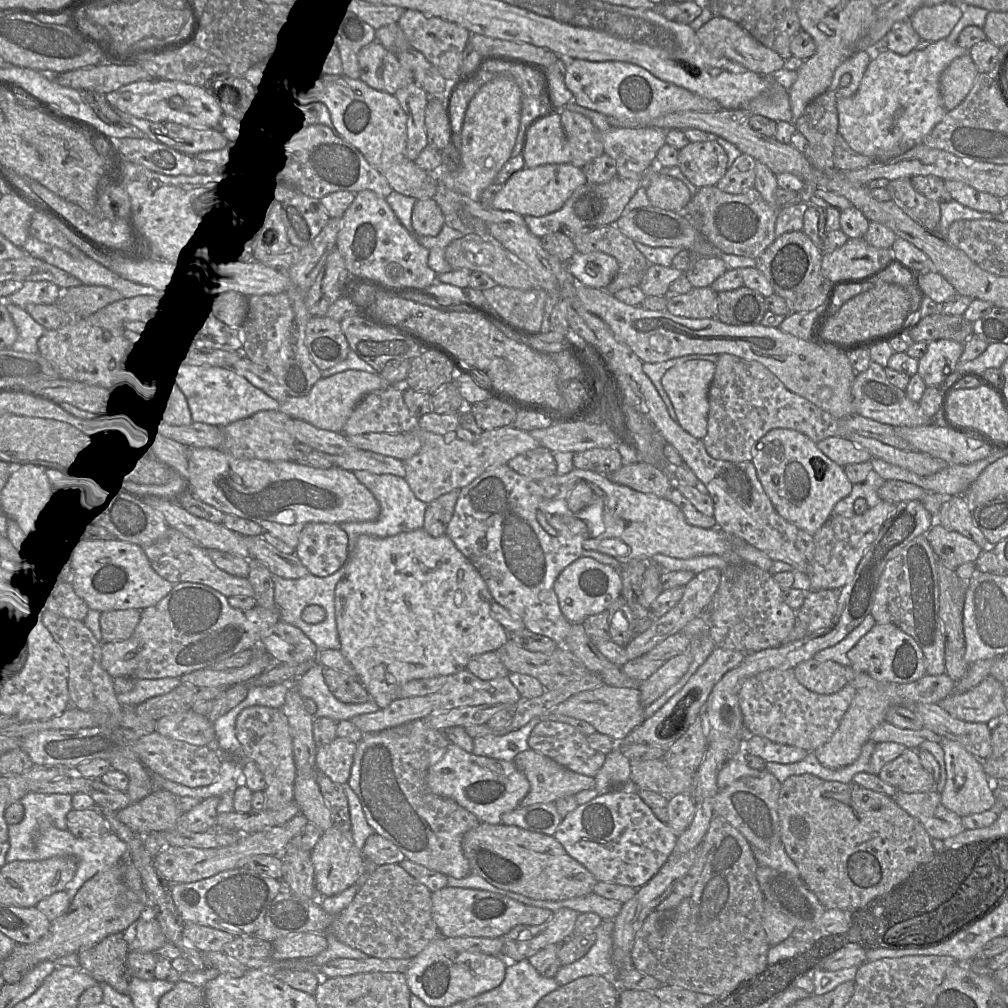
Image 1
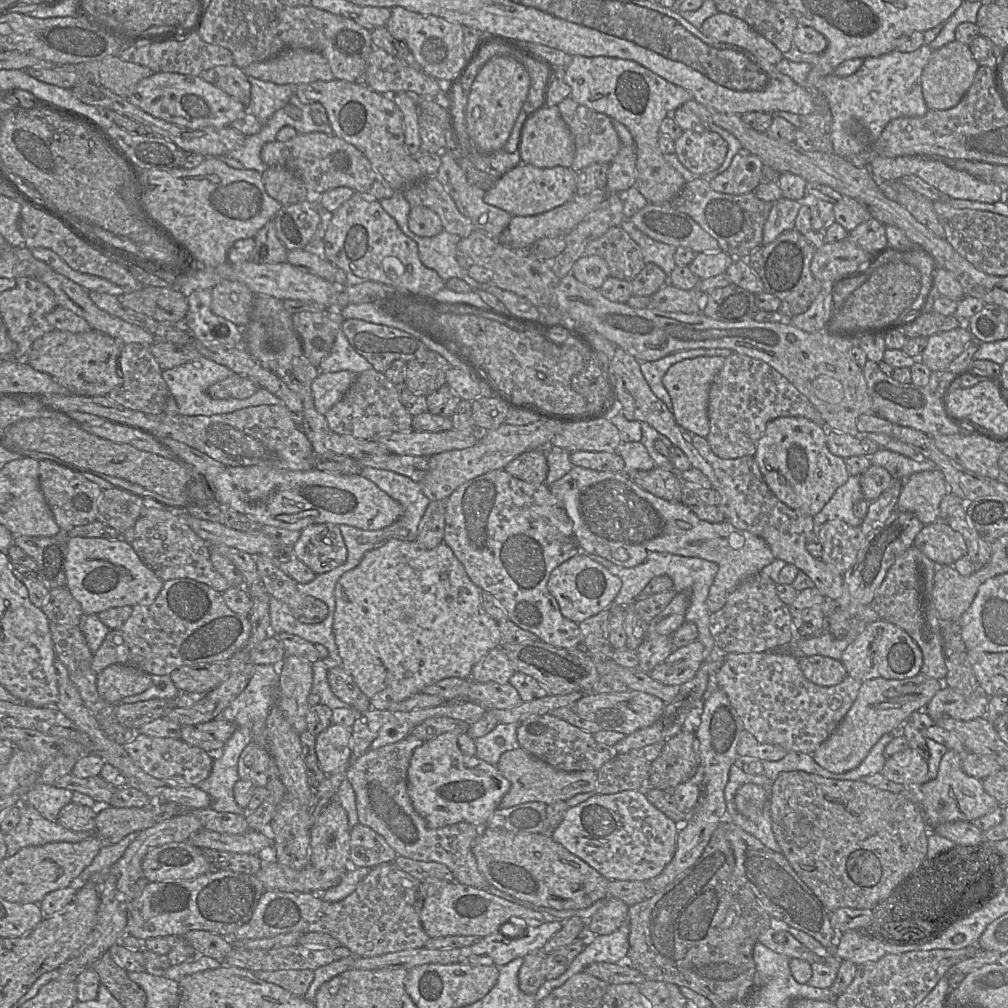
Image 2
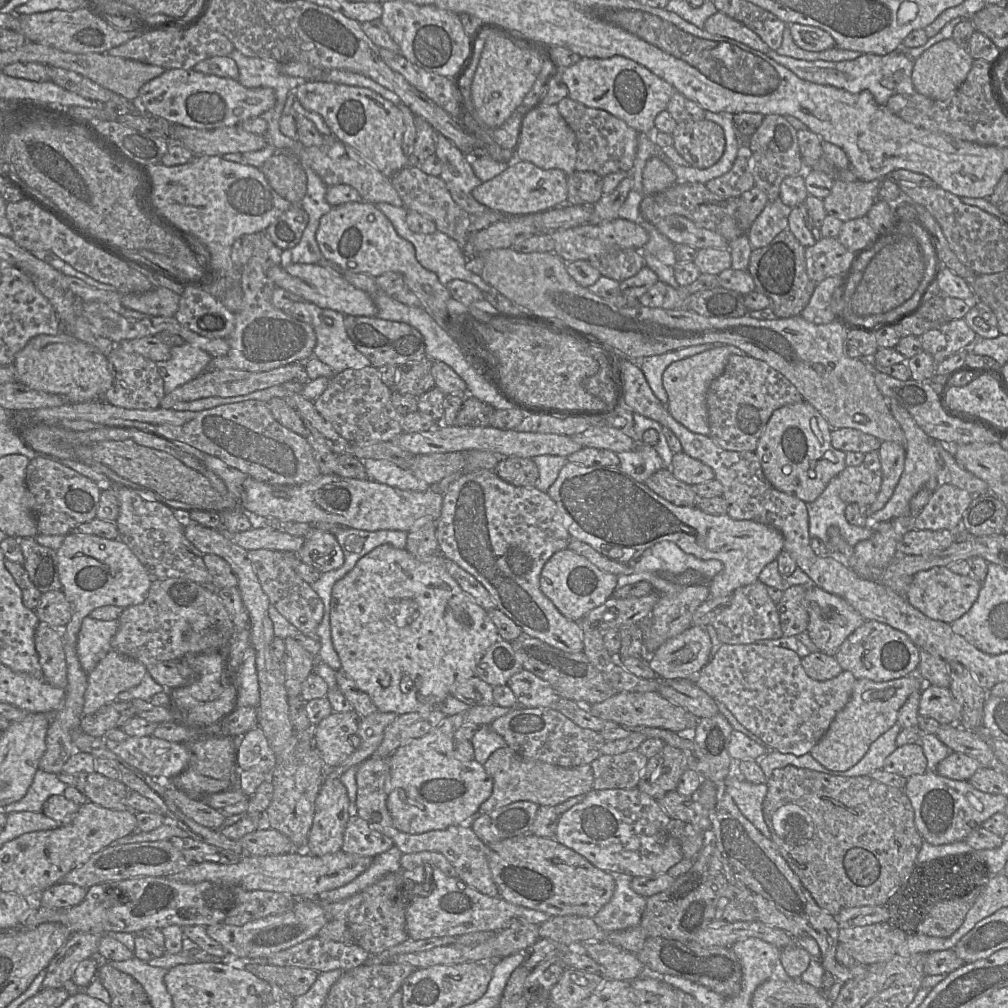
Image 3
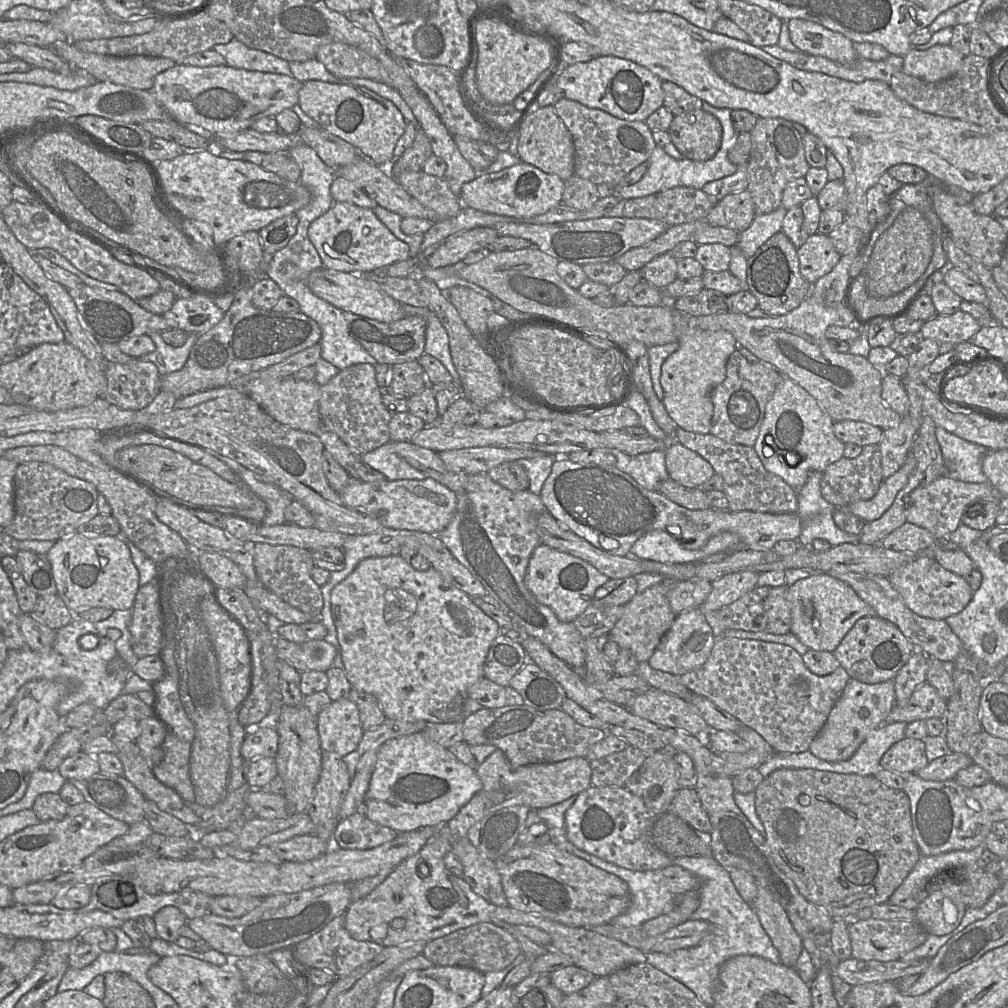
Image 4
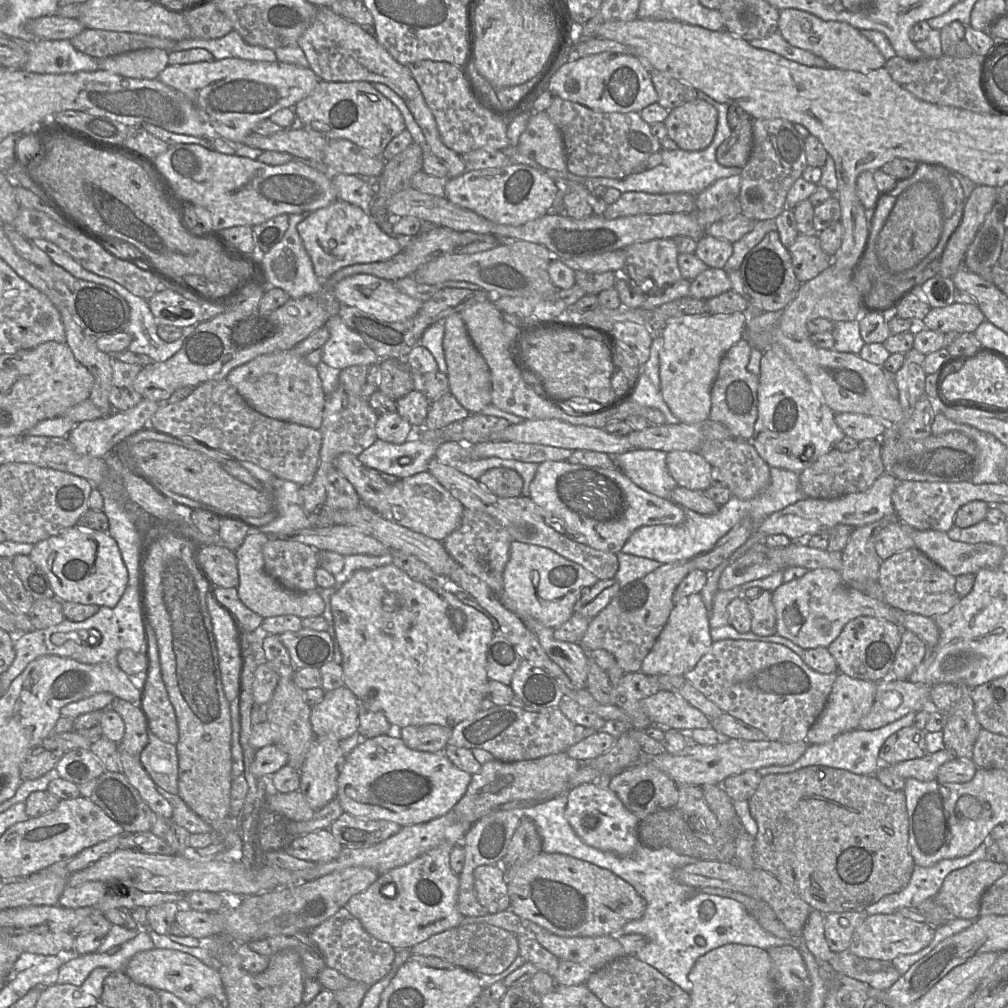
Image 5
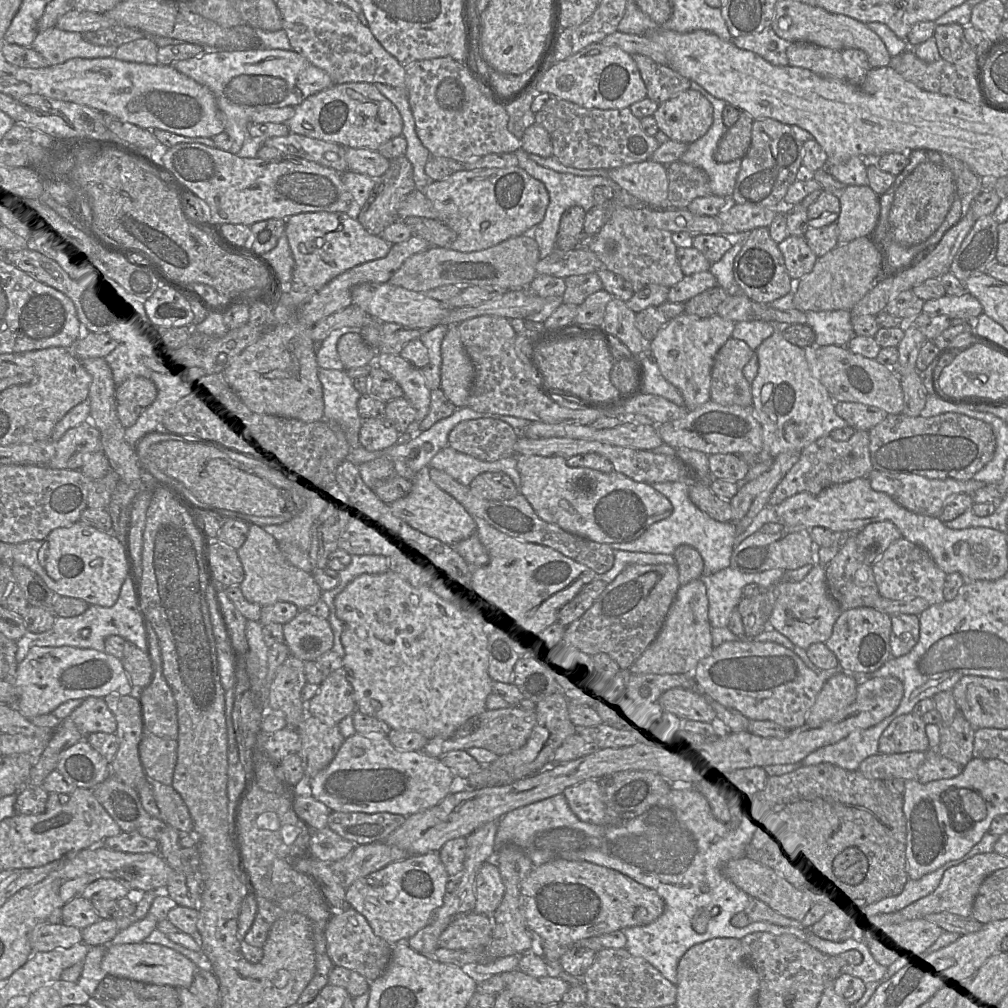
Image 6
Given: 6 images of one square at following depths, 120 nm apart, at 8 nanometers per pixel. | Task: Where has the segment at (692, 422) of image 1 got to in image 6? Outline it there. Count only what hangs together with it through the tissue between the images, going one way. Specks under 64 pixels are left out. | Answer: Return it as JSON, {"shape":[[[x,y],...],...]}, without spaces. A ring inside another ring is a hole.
{"shape":[[[681,314],[659,329],[650,341],[650,350],[663,377],[682,394],[688,410],[711,400],[711,371],[714,358],[726,341],[732,337],[735,322],[719,315],[697,318]]]}

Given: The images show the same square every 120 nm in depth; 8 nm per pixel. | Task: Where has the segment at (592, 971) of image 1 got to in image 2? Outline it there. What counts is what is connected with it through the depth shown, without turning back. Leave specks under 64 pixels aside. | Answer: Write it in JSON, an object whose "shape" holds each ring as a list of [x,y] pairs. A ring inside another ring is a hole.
{"shape":[[[629,919],[609,935],[591,936],[591,943],[574,959],[570,967],[558,978],[546,980],[534,994],[537,1002],[546,998],[555,988],[563,985],[570,977],[581,973],[596,962],[629,965]]]}

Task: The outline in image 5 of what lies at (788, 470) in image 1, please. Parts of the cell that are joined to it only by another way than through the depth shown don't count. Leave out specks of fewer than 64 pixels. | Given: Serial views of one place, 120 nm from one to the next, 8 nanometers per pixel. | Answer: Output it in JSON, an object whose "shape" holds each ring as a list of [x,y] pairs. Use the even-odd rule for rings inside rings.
{"shape":[[[778,344],[763,352],[758,388],[758,417],[750,440],[770,466],[797,474],[820,456],[836,448],[846,436],[835,422],[835,413],[822,400],[804,372]]]}

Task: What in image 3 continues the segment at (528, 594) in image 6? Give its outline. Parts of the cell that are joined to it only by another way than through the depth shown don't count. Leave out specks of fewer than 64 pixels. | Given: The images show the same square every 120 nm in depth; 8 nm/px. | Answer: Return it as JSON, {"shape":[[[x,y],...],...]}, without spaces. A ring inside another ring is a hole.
{"shape":[[[566,548],[554,553],[544,564],[539,587],[565,618],[580,621],[589,611],[612,597],[617,578],[618,576],[600,570],[585,557]]]}

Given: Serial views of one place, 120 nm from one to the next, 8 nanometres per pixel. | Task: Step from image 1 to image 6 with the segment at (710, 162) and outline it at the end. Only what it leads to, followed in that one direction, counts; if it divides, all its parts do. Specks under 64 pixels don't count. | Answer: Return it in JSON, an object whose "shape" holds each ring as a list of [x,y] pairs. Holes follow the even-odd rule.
{"shape":[[[690,88],[659,104],[653,116],[659,130],[669,139],[691,144],[709,130],[713,114],[712,104]]]}

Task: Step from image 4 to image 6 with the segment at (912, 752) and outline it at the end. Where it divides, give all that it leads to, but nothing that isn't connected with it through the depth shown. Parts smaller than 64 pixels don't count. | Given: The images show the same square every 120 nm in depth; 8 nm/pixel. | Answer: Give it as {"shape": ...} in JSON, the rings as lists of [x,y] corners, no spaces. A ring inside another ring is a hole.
{"shape":[[[913,712],[896,717],[879,740],[879,752],[883,754],[926,752],[928,749],[926,723]]]}

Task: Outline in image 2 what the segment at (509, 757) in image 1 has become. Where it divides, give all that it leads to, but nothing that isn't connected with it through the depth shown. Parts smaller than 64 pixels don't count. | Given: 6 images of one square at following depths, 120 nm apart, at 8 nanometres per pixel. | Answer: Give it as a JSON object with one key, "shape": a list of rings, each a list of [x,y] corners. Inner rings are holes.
{"shape":[[[498,723],[489,733],[474,739],[475,757],[496,766],[502,753],[520,747],[517,741],[519,723]]]}

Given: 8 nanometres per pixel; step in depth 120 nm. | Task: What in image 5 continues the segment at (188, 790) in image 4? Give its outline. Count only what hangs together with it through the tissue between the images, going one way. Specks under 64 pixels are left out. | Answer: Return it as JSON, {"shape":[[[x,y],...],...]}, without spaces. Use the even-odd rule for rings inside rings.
{"shape":[[[148,731],[148,743],[139,759],[157,786],[178,795],[179,760],[175,745],[162,741]]]}

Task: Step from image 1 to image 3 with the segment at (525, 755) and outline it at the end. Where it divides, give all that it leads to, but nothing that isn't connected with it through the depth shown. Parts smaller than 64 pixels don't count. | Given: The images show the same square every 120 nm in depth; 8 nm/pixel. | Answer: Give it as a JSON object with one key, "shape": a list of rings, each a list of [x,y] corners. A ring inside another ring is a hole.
{"shape":[[[507,746],[494,751],[483,767],[492,778],[493,789],[491,795],[480,805],[478,815],[517,801],[531,801],[539,806],[554,807],[593,789],[594,774],[591,764],[564,768],[522,757]]]}

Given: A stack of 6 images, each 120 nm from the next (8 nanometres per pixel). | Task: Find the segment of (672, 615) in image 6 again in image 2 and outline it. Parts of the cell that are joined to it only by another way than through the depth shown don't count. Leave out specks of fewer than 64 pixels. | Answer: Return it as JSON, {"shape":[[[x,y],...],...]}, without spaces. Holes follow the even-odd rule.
{"shape":[[[697,639],[674,649],[649,673],[652,679],[665,685],[681,686],[692,679],[704,663],[704,646]]]}

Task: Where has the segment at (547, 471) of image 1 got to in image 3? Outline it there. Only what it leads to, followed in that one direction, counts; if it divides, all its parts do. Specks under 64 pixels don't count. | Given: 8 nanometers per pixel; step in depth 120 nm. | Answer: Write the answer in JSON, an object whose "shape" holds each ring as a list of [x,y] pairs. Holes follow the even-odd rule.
{"shape":[[[508,456],[493,470],[503,481],[517,487],[535,487],[539,470],[532,458]]]}

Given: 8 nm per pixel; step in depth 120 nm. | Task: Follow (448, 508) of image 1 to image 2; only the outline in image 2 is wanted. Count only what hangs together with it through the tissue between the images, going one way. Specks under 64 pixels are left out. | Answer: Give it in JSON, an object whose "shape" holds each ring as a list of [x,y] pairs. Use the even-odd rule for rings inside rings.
{"shape":[[[447,499],[431,501],[418,526],[415,541],[424,549],[434,549],[443,542]]]}

